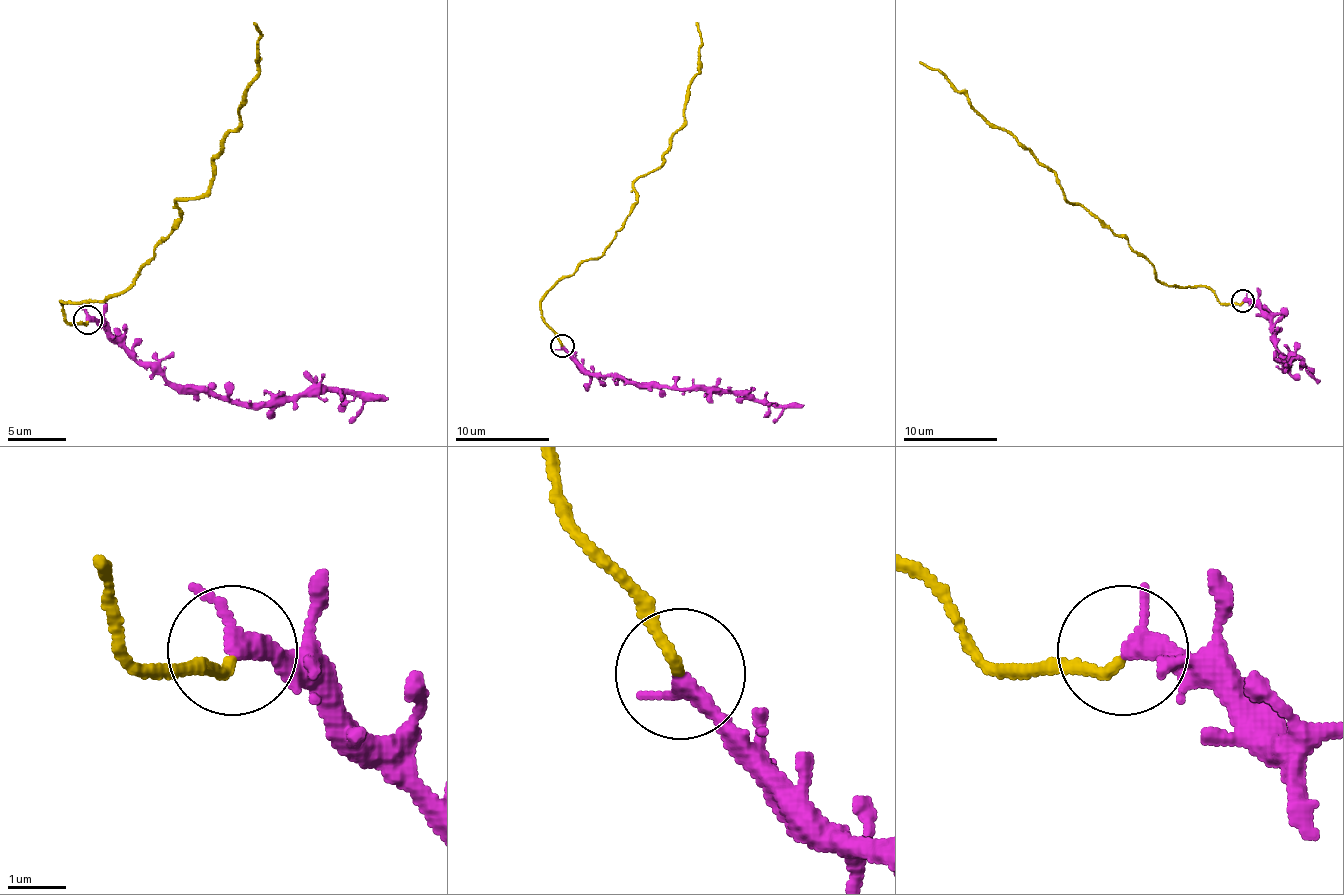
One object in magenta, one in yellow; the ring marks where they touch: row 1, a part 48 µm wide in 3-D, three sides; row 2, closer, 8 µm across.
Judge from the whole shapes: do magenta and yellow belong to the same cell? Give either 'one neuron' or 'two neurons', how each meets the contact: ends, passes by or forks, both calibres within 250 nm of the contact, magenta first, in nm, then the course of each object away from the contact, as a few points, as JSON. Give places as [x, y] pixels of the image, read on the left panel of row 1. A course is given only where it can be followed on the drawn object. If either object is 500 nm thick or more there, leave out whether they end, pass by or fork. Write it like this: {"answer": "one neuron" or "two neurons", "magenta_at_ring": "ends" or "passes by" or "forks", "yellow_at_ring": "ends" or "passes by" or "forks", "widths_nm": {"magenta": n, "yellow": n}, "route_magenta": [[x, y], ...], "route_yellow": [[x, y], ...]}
{"answer": "two neurons", "magenta_at_ring": "passes by", "yellow_at_ring": "ends", "widths_nm": {"magenta": 240, "yellow": 170}, "route_magenta": [[87, 320], [98, 320], [169, 382], [204, 385], [240, 403], [357, 394], [363, 409], [349, 423]], "route_yellow": [[87, 320], [69, 323], [60, 303], [119, 294], [178, 217], [175, 203], [207, 191], [257, 70], [254, 23]]}

